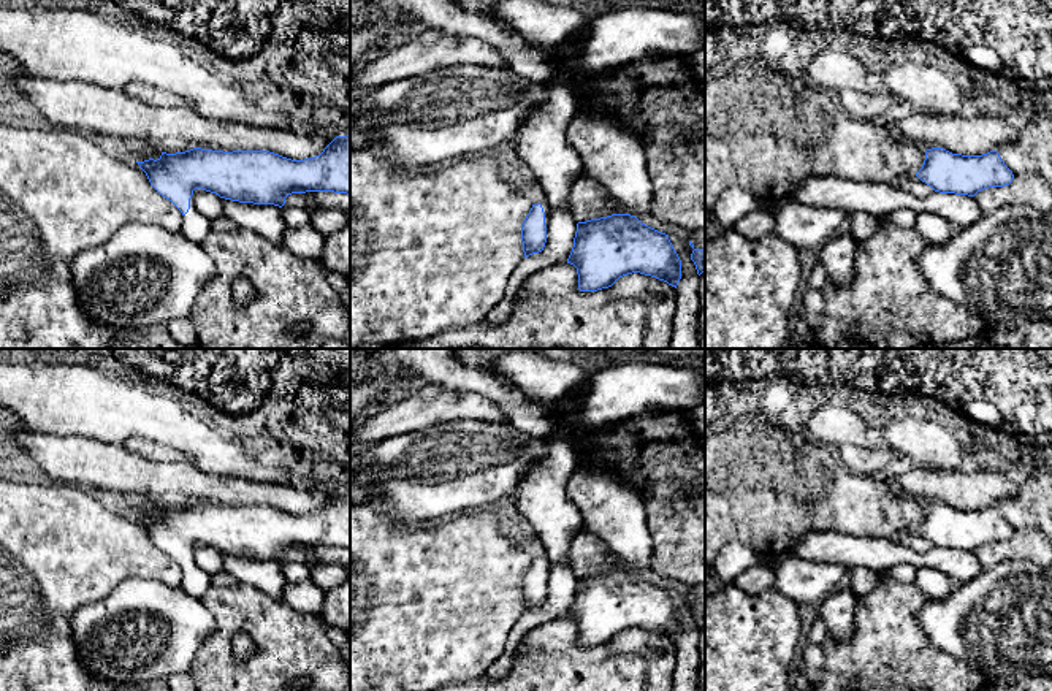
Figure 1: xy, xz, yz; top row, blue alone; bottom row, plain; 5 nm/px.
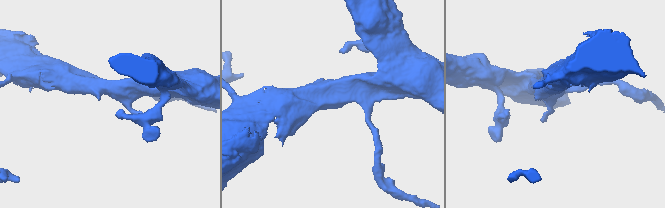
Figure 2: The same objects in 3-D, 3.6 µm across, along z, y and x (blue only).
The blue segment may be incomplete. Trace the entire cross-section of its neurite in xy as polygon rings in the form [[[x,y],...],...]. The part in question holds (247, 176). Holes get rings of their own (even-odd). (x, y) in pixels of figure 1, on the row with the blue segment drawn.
[[[350,135],[336,136],[320,155],[292,160],[269,151],[212,151],[193,147],[136,162],[151,185],[182,212],[181,233],[201,244],[211,220],[195,208],[195,189],[220,198],[282,208],[292,193],[350,195]]]

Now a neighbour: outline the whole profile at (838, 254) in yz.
[[[848,233],[835,235],[819,252],[827,279],[840,288],[849,287],[856,277],[856,250],[857,241]]]

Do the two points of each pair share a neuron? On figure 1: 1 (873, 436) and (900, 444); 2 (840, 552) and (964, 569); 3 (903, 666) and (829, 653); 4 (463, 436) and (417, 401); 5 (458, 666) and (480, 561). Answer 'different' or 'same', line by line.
1: different
2: same
3: same
4: different
5: same

